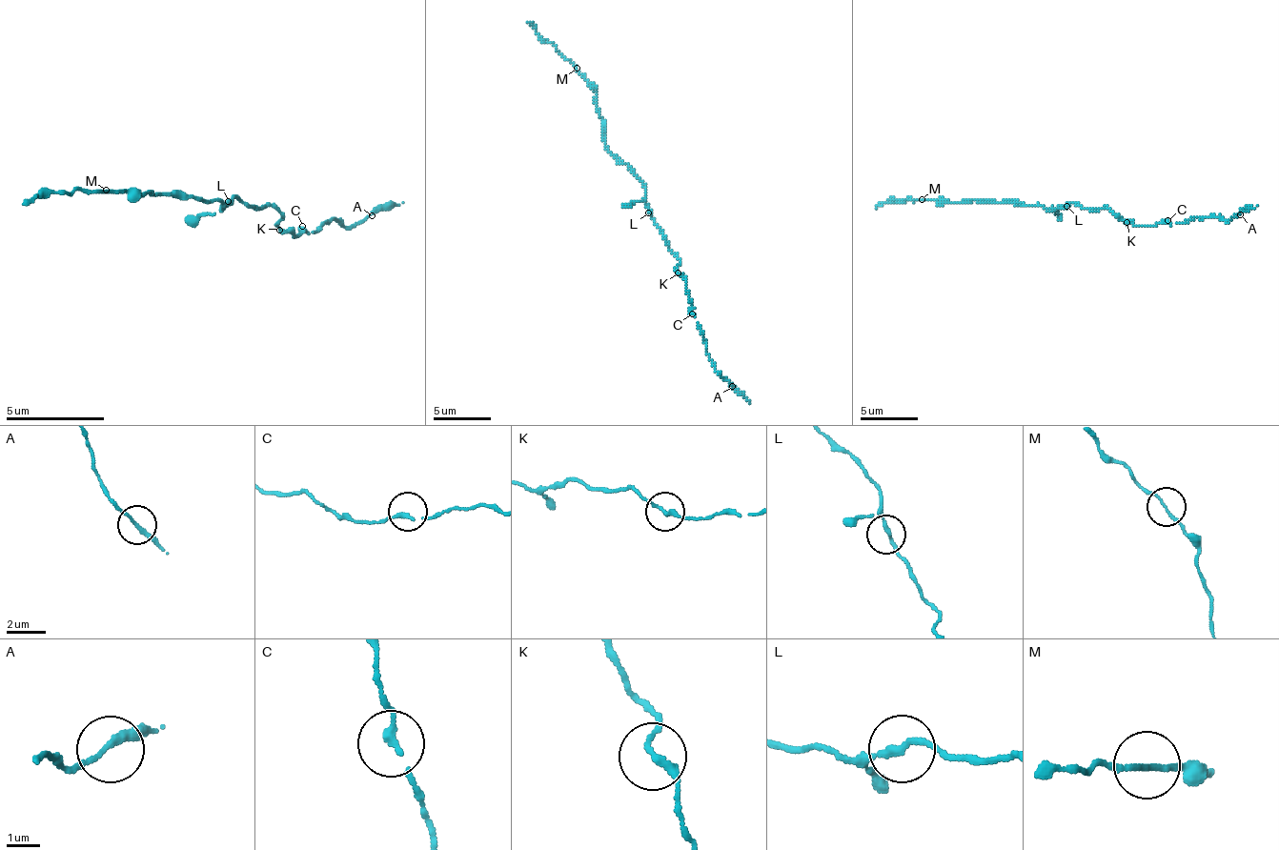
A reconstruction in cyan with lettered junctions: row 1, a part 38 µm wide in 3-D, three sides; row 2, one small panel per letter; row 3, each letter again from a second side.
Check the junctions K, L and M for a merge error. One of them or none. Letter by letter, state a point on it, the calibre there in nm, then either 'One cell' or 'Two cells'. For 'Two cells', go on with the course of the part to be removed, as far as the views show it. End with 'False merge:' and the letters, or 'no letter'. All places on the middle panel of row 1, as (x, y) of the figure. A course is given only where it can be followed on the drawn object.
K: Place: (678, 273). Thickness 200 nm. One cell
L: Place: (648, 212). Thickness 200 nm. One cell
M: Place: (577, 68). Thickness 130 nm. One cell
False merge: no letter

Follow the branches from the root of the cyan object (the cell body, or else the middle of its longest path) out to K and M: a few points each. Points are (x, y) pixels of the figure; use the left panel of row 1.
K: (233, 201), (238, 196), (248, 206), (273, 206), (283, 215), (277, 221), (277, 231)
M: (233, 201), (223, 206), (218, 201), (184, 201), (178, 196), (153, 196), (149, 191), (139, 196), (105, 191)

